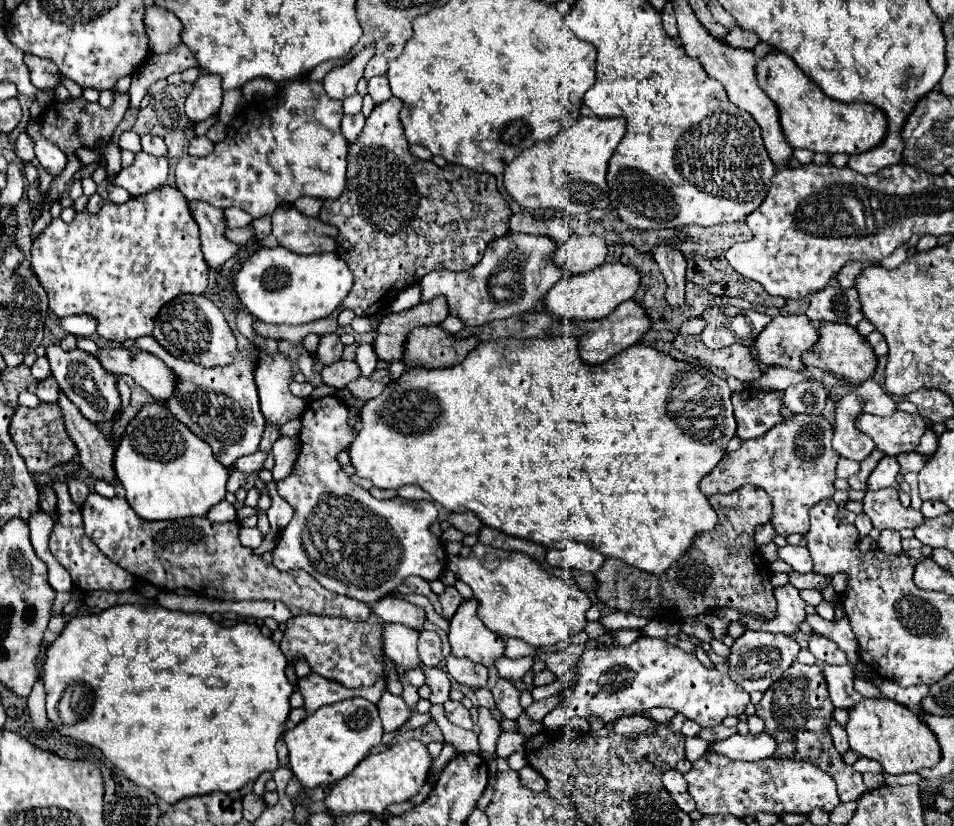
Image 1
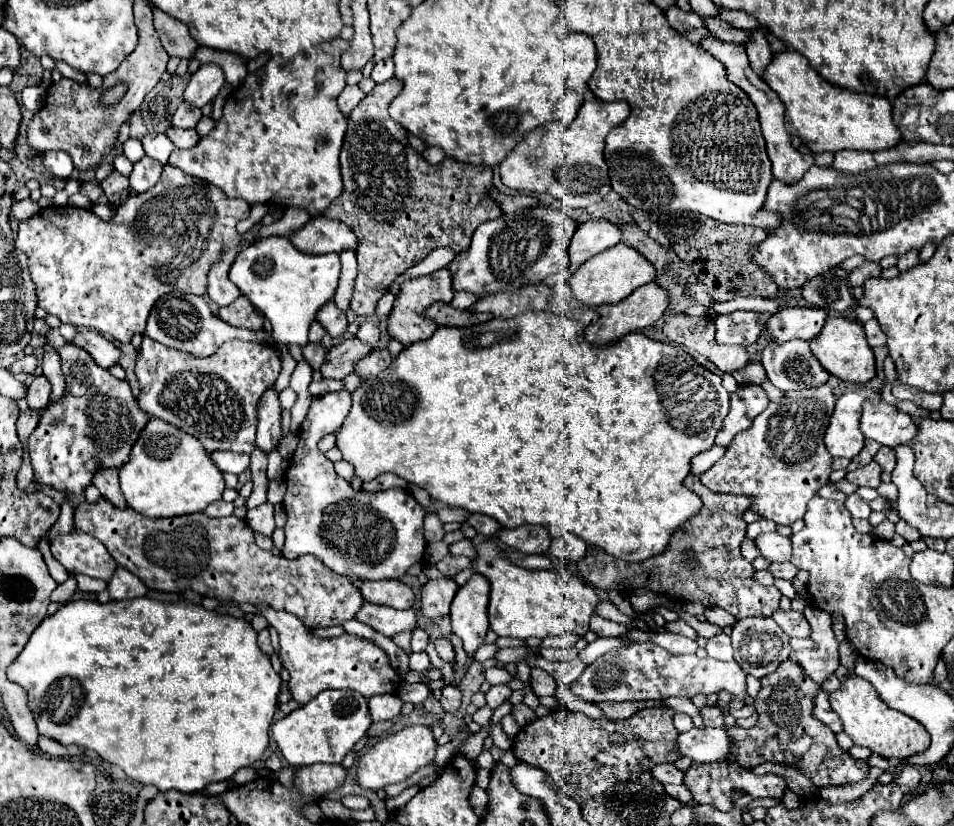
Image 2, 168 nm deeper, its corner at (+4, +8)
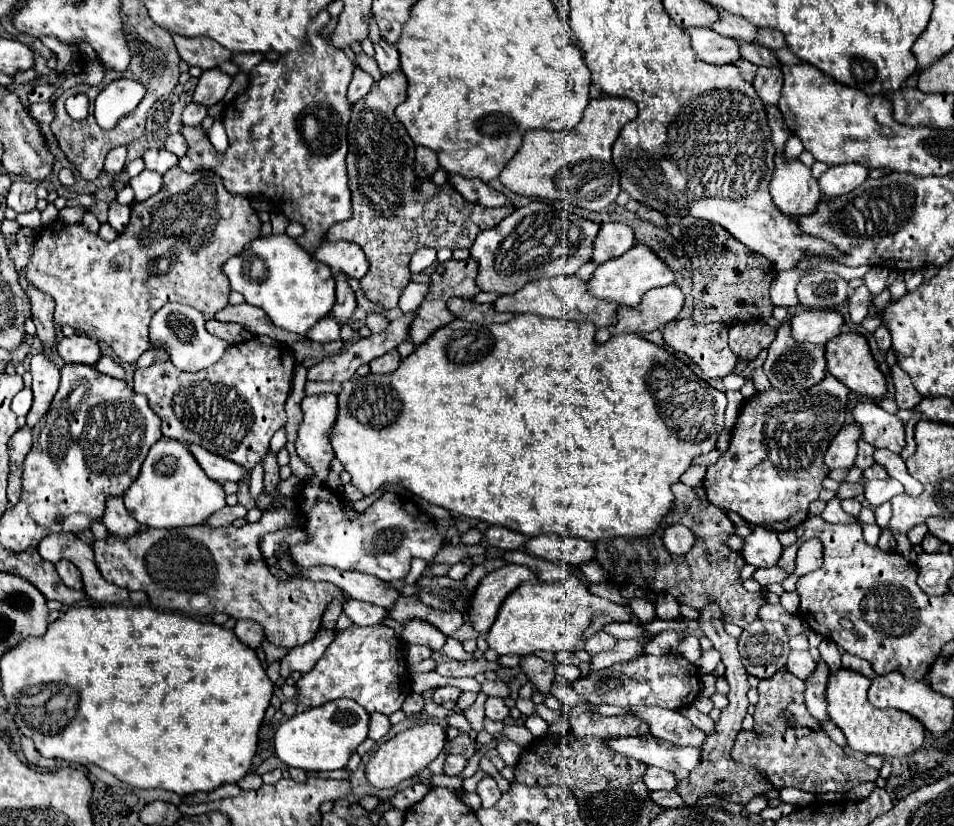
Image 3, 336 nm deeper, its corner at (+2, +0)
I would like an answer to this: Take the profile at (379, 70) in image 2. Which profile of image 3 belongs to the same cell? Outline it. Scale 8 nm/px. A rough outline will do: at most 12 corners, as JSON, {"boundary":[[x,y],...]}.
{"boundary":[[384,39],[374,43],[374,59],[384,75],[396,71],[400,55]]}

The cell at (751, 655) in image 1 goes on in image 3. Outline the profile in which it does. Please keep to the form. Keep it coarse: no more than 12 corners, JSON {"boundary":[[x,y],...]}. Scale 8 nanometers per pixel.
{"boundary":[[752,621],[738,639],[750,675],[772,677],[788,659],[784,625]]}

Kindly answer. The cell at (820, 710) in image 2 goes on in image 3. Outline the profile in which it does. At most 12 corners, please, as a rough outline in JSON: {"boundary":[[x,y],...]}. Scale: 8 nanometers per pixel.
{"boundary":[[816,663],[806,681],[806,709],[818,721],[828,717],[824,695],[830,667]]}

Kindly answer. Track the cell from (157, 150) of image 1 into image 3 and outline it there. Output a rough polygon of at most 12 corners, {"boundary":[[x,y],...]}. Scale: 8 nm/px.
{"boundary":[[148,149],[142,159],[146,169],[164,175],[178,165],[166,149]]}

